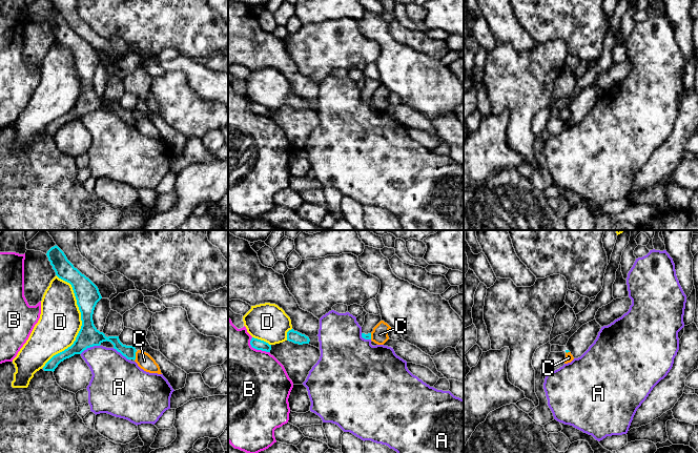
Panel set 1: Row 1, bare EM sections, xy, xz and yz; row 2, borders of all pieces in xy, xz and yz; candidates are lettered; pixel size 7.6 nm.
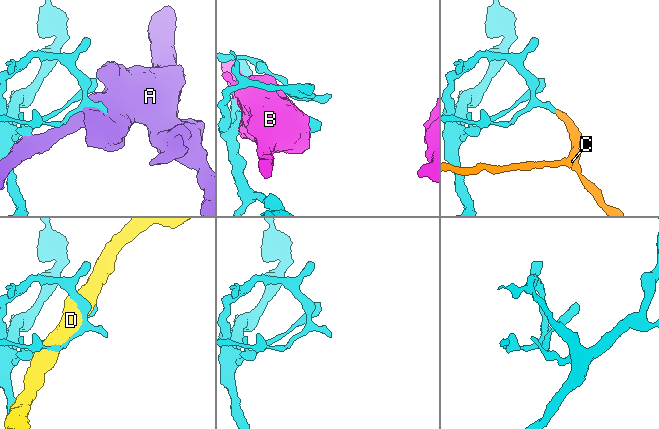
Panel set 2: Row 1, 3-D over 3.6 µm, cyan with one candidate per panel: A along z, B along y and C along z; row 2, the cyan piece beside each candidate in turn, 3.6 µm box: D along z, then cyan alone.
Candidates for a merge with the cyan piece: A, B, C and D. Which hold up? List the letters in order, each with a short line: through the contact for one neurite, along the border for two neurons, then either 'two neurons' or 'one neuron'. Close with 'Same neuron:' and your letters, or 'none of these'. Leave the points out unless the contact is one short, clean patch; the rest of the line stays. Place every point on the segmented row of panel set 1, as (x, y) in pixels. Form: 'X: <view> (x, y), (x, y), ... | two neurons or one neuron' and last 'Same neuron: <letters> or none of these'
A: two neurons
B: two neurons
C: xy (137, 351), (134, 359) | two neurons
D: two neurons
Same neuron: none of these

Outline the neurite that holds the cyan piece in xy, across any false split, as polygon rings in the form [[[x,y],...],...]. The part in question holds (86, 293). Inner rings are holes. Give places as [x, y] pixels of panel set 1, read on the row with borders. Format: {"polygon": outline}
{"polygon": [[[56,245],[46,253],[56,275],[69,283],[73,287],[77,305],[81,312],[82,326],[74,344],[64,351],[54,355],[43,367],[44,371],[55,371],[58,365],[75,354],[81,354],[87,348],[100,346],[103,342],[110,342],[114,349],[127,359],[136,359],[136,348],[123,345],[119,336],[106,336],[94,325],[93,314],[97,303],[102,298],[98,287],[82,274],[67,260],[64,252]]]}

